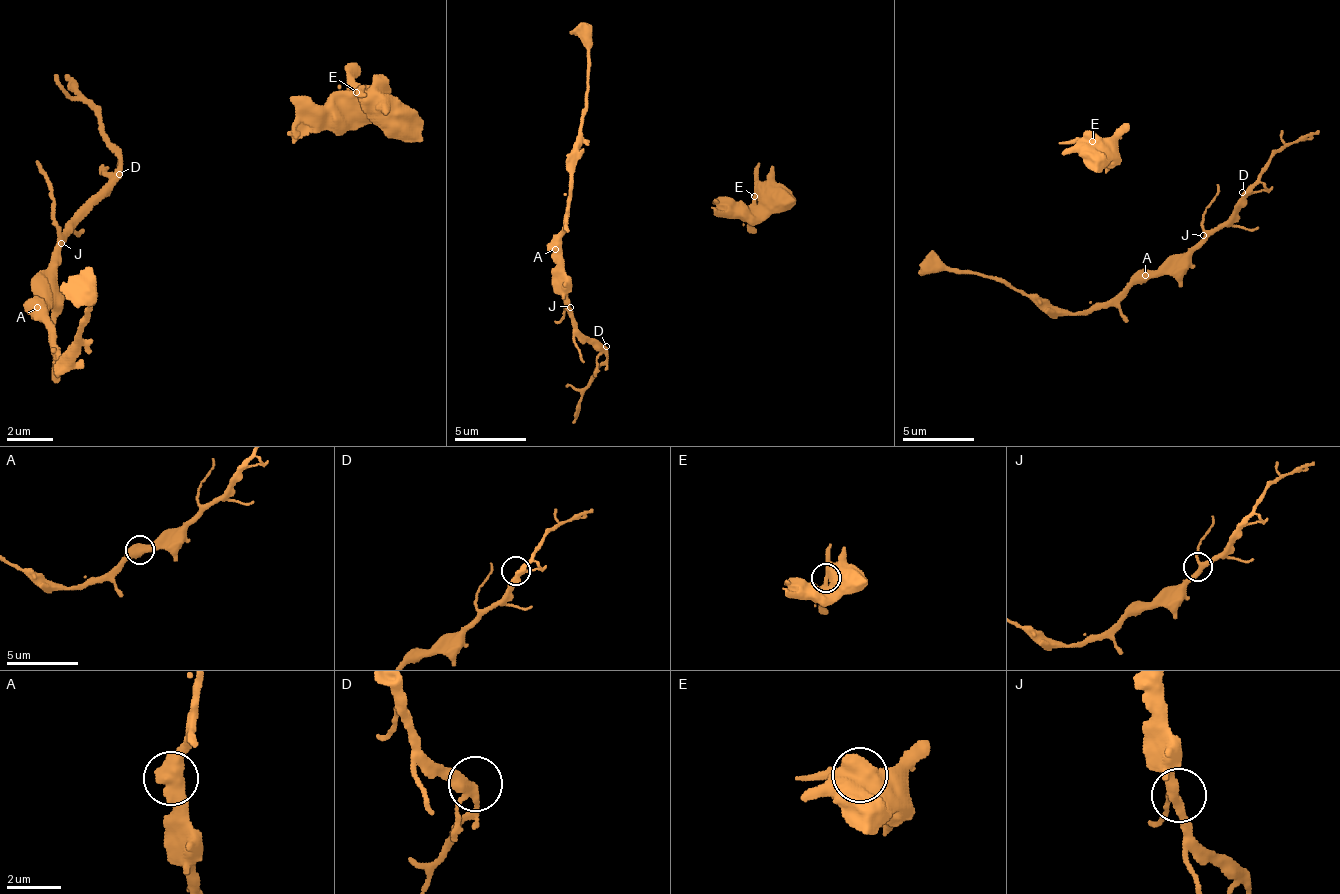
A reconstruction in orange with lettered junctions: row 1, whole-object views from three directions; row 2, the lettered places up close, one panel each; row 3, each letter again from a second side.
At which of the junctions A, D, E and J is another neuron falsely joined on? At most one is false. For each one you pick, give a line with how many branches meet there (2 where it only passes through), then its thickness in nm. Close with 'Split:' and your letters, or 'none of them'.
E: 1 | 750 nm
Split: E

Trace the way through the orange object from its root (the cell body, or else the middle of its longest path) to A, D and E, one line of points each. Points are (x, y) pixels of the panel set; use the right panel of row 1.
A: (1206, 239), (1199, 239), (1174, 264), (1163, 264), (1145, 275)
D: (1206, 239), (1232, 214), (1242, 192)
E: (1206, 239), (1232, 214), (1242, 192), (1110, 170), (1110, 153), (1092, 142)

